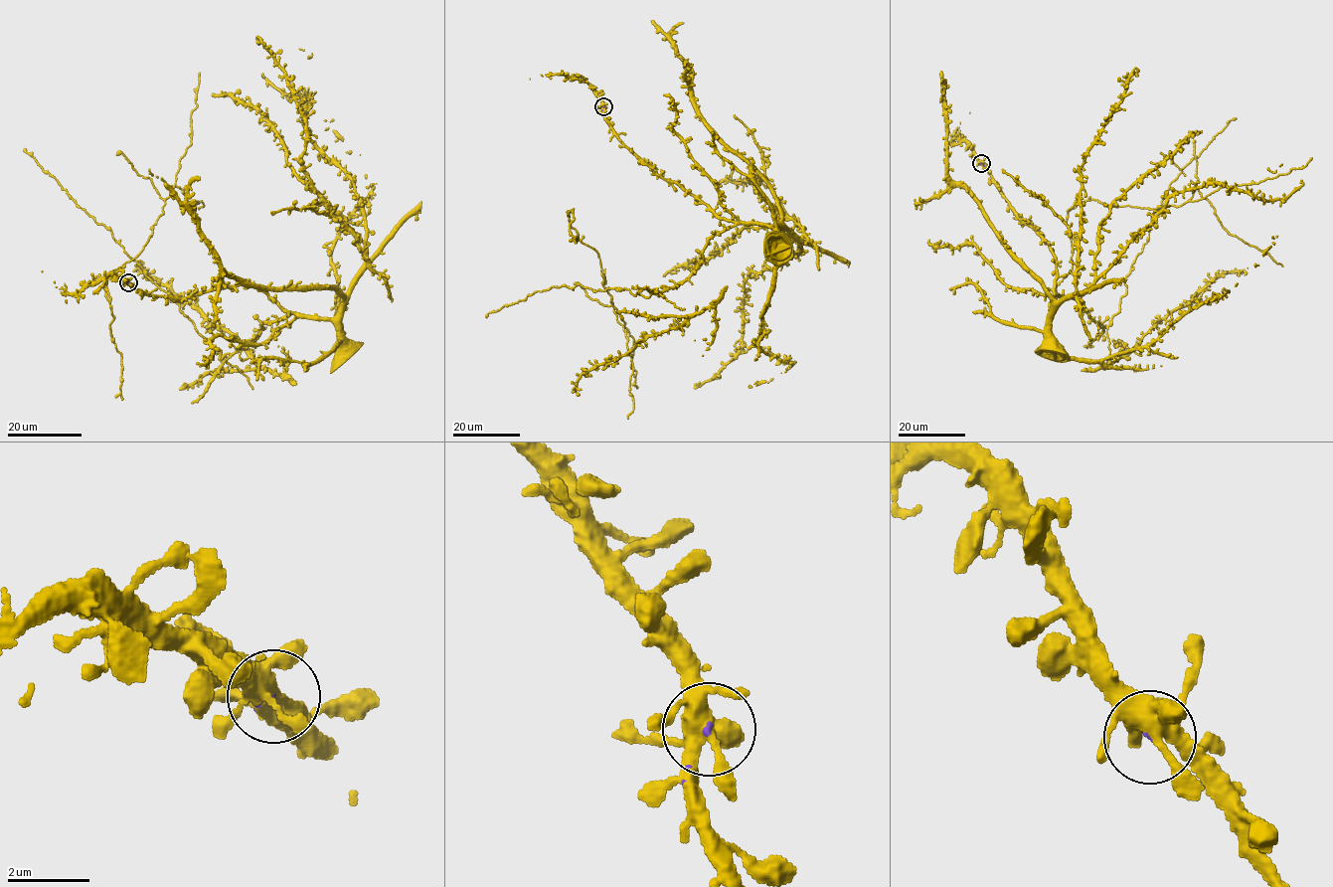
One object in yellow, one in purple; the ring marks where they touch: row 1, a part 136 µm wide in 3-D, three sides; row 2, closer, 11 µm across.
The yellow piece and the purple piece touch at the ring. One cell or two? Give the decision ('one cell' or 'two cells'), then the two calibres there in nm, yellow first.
one cell; 420 nm thick on the yellow side, 50 nm on the other

